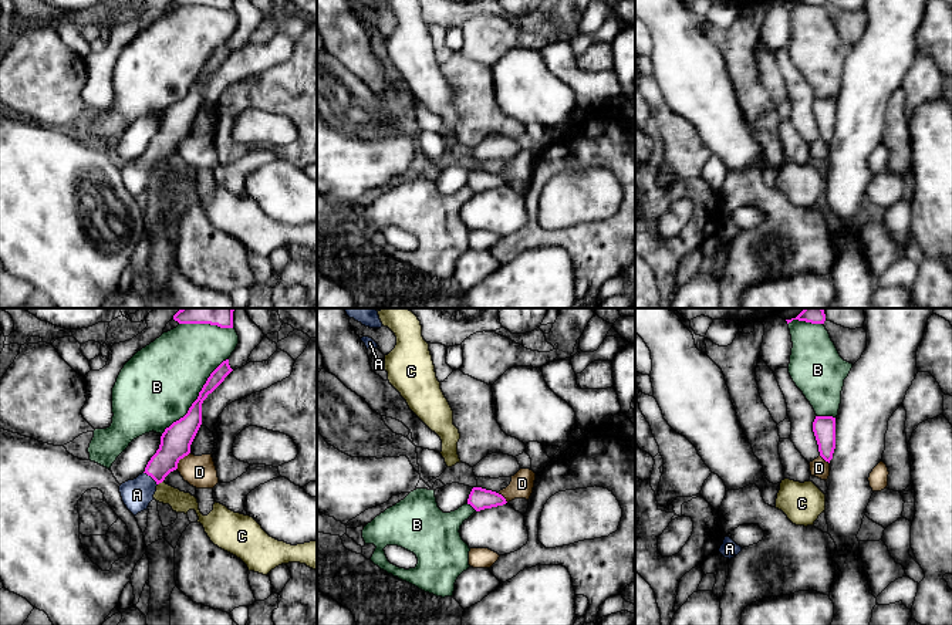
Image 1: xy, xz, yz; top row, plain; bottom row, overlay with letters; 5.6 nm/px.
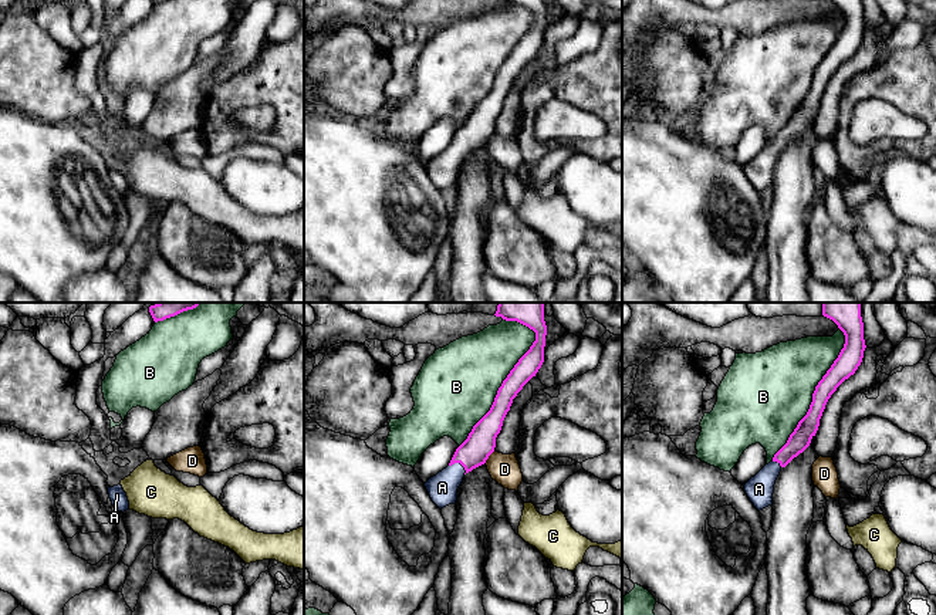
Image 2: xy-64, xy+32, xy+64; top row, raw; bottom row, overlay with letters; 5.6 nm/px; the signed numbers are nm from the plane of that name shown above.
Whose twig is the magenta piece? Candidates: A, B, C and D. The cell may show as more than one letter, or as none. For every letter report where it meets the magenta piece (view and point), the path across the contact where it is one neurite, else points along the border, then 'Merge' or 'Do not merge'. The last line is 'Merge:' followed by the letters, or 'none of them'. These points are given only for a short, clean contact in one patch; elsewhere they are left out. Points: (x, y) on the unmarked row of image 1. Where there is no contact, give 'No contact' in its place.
A: Touches magenta at xy (151, 158). Path across: xy (175, 124), (166, 141), (151, 158), (137, 176). Merge
B: Touches magenta at xy (198, 80). Do not merge
C: Touches magenta at xy (159, 164). Boundary: xy (162, 162), (158, 166). Do not merge
D: Touches magenta at xy (179, 141). Boundary: xy (189, 134), (179, 142), (175, 151). Do not merge
Merge: A

